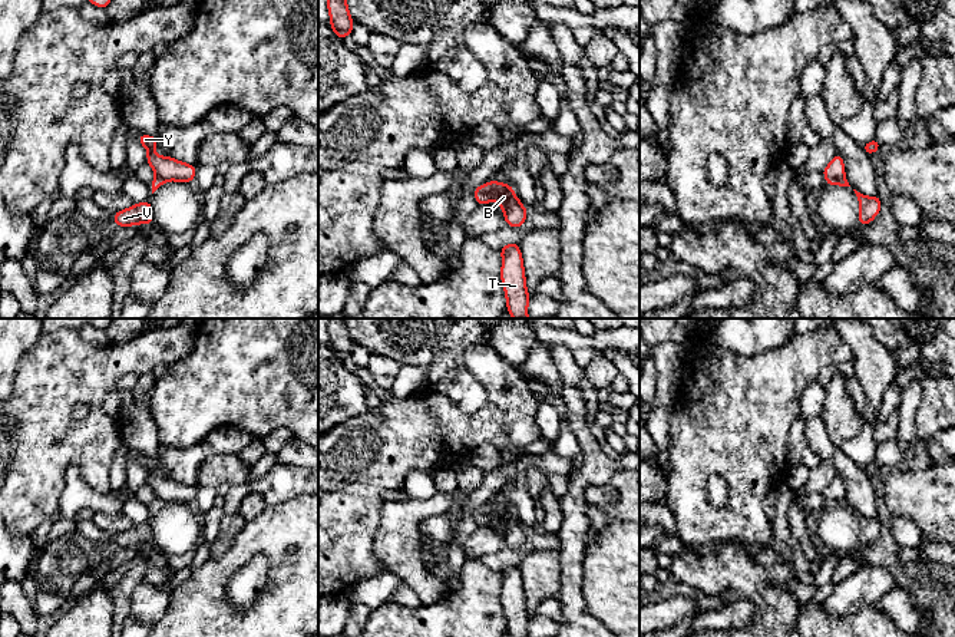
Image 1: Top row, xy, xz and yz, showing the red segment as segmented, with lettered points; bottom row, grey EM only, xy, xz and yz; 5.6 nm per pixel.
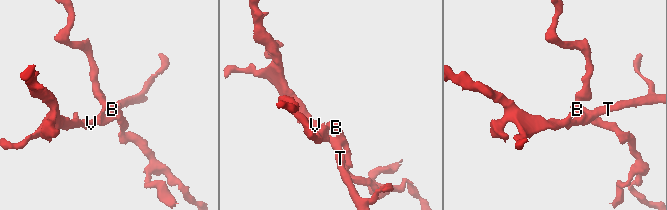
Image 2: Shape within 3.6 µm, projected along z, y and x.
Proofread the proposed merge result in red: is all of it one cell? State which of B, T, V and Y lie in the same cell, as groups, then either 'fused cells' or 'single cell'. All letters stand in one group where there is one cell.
B Y / T V; fused cells

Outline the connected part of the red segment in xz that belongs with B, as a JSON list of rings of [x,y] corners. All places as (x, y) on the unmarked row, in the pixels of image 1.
[[[489,502],[483,508],[489,522],[496,522],[500,527],[506,547],[521,549],[528,538],[528,531],[515,516],[513,508],[496,502]]]

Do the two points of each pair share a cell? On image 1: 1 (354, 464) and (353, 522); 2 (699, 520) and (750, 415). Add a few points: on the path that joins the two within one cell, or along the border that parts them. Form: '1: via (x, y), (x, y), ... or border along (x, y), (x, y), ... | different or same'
1: via (353, 478), (353, 508) | same
2: via (696, 494), (696, 469), (724, 441) | same

